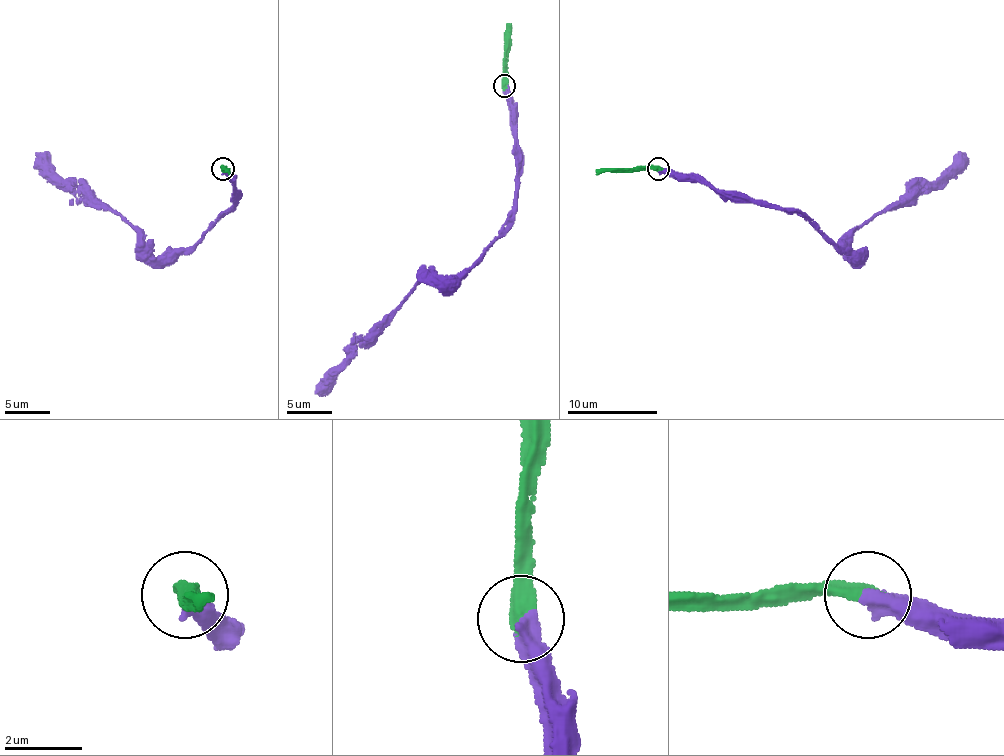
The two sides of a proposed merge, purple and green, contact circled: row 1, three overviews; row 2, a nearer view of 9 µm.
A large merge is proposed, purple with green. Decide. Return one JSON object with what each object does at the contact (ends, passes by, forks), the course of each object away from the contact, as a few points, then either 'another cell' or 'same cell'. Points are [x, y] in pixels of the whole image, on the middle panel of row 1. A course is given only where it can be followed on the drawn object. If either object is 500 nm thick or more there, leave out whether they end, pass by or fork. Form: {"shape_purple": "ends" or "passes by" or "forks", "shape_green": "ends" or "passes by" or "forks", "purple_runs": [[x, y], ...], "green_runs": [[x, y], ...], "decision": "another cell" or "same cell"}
{"shape_purple": "ends", "shape_green": "ends", "purple_runs": [[504, 85], [517, 153], [513, 220], [470, 268], [452, 277], [425, 277], [316, 394]], "green_runs": [[504, 85], [504, 33], [510, 24]], "decision": "same cell"}

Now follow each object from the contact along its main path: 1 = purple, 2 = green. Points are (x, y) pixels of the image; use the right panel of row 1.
1: (657, 169), (793, 207), (849, 257), (849, 237), (858, 228), (892, 210), (919, 182), (937, 182), (966, 153)
2: (657, 169), (606, 169), (597, 173)

